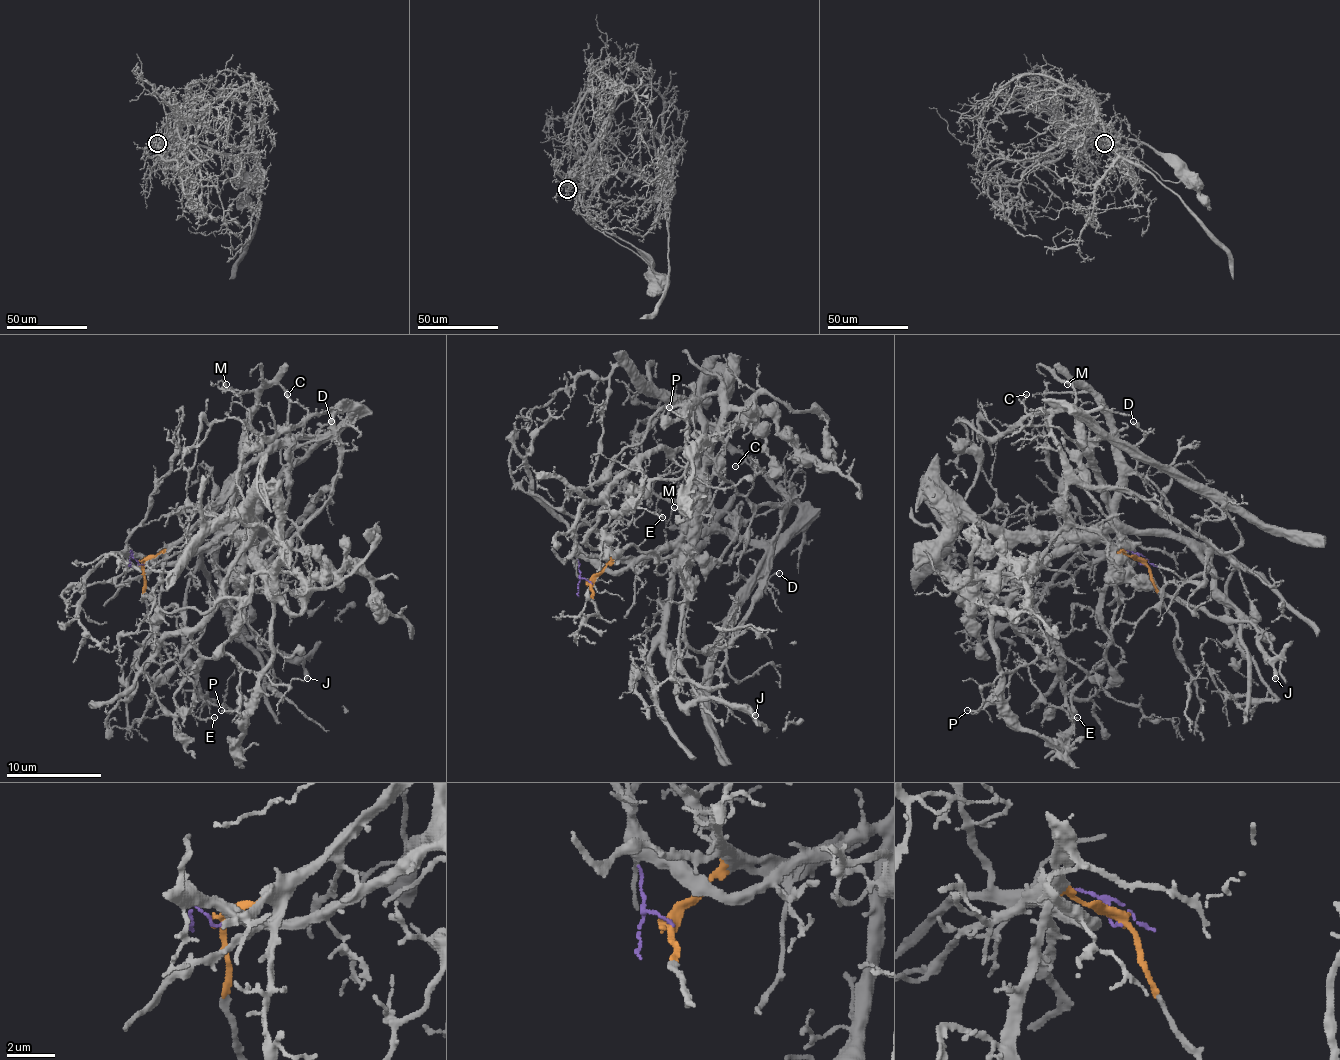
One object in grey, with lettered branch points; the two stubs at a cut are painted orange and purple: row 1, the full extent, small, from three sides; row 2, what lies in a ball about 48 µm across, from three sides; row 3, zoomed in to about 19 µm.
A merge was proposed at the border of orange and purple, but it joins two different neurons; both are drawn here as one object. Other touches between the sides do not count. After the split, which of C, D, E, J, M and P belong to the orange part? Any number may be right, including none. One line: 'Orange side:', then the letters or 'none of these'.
Orange side: C, D, E

